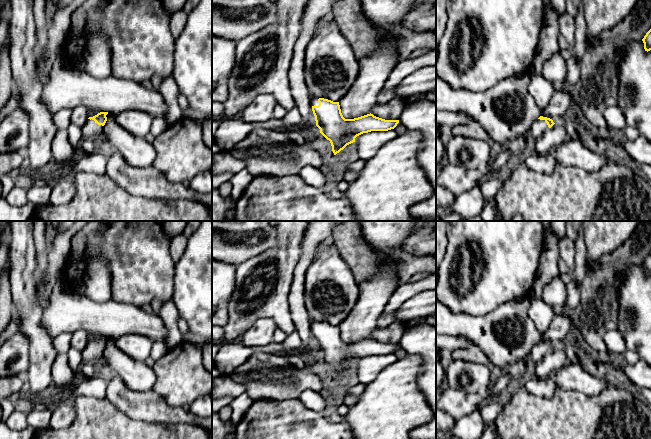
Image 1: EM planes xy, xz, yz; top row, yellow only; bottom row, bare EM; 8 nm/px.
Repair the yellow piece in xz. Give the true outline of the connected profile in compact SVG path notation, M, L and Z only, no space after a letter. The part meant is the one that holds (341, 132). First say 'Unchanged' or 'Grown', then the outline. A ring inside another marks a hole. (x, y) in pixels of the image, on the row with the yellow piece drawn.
Grown. M310 96L310 102L316 126L330 141L334 155L355 142L355 138L363 133L388 131L394 129L399 123L399 120L385 120L371 113L354 119L345 119L339 102L312 96Z

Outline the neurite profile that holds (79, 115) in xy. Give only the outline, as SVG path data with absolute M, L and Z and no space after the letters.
M78 106L72 109L71 124L81 128L88 118L88 108L84 106Z

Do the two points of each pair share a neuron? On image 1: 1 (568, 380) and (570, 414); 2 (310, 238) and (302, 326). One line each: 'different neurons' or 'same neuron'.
1: different neurons
2: same neuron

